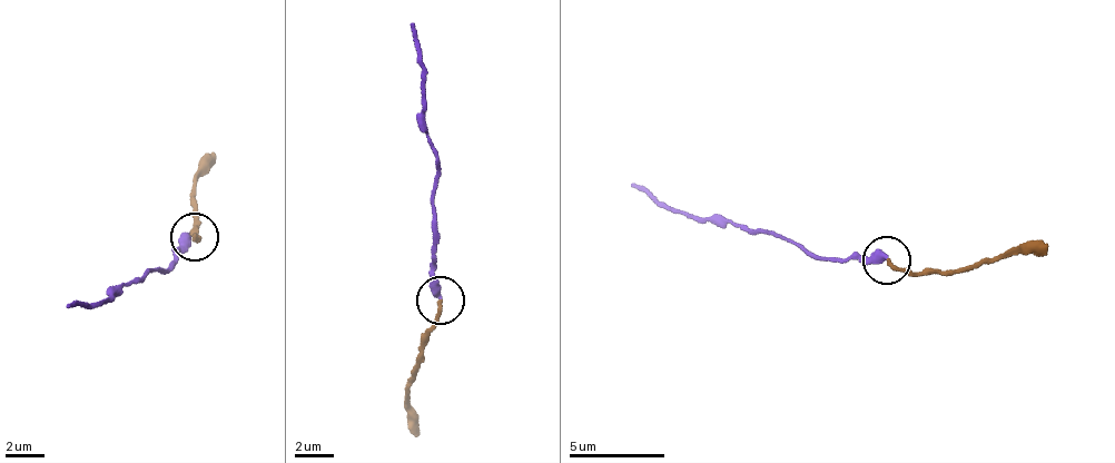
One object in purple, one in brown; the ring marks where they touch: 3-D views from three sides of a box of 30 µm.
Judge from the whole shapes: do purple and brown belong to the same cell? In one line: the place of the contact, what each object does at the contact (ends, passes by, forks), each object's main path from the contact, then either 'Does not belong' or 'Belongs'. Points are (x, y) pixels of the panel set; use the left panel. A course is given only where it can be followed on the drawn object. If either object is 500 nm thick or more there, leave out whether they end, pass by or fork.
Place: (195, 236). At the ring purple ends. At the ring brown ends. Course of purple: (194, 235), (163, 274), (148, 271), (139, 283), (120, 287), (91, 311), (69, 305). Course of brown: (194, 235), (198, 237), (194, 185), (204, 164), (216, 153). Belongs

